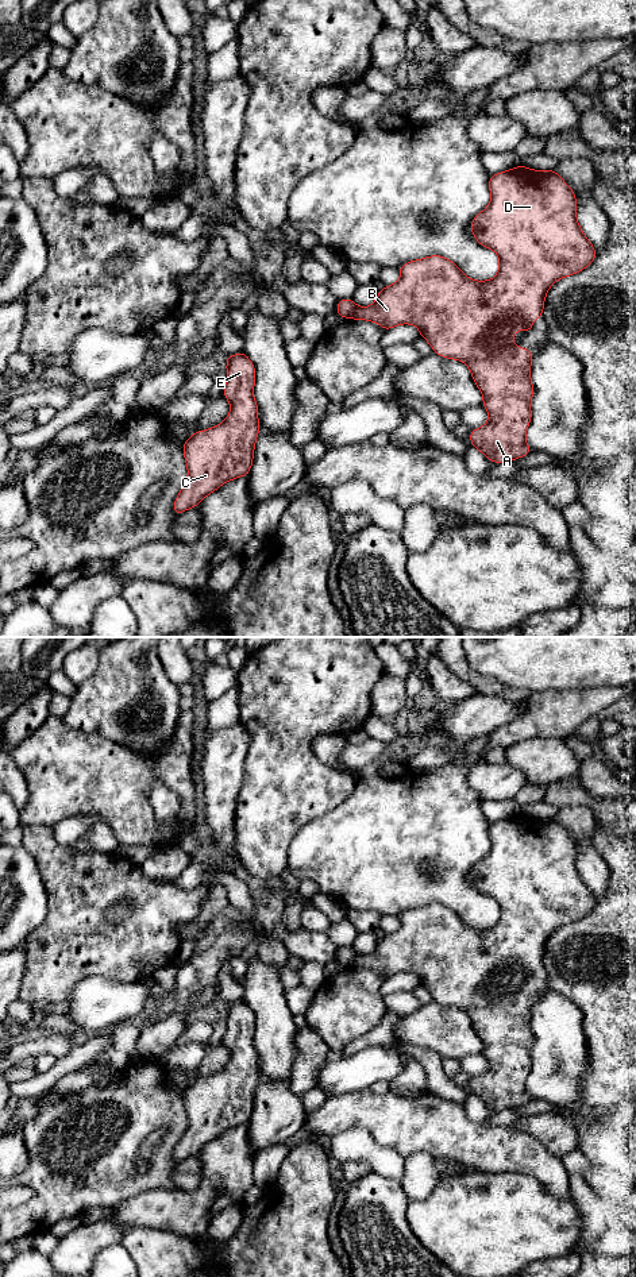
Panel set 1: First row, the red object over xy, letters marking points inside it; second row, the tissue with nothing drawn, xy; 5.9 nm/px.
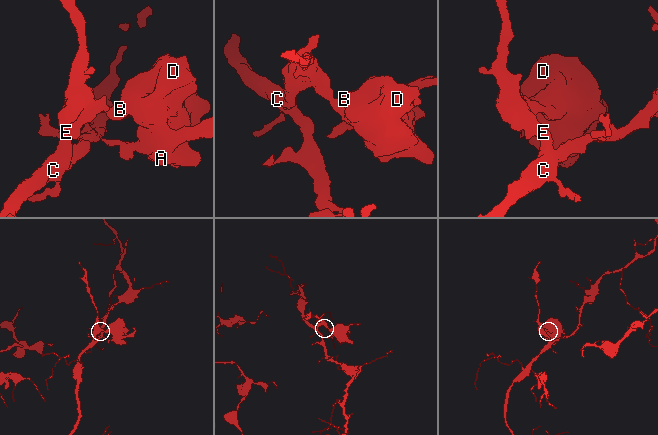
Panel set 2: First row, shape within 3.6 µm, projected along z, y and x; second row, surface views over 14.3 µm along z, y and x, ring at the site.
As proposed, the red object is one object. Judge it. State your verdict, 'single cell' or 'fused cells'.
fused cells

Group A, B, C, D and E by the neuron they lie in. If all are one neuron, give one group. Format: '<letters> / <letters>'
A B D / C E

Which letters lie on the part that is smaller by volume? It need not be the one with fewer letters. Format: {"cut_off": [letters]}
{"cut_off": ["A", "B", "D"]}

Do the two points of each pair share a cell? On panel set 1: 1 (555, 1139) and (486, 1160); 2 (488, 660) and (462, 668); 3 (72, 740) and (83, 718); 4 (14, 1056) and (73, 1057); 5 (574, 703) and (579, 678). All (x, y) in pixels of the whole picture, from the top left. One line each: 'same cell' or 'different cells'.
1: different cells
2: different cells
3: different cells
4: different cells
5: different cells

